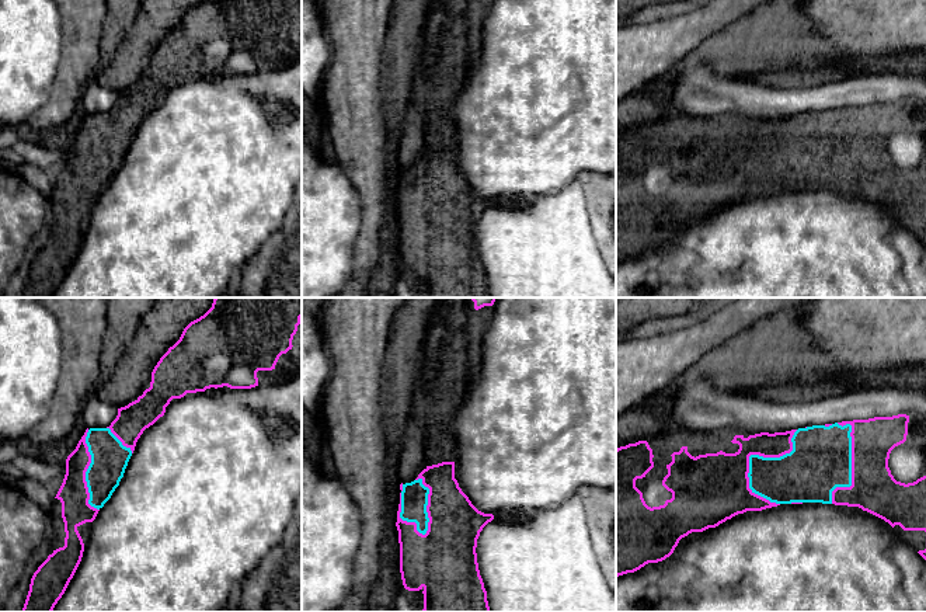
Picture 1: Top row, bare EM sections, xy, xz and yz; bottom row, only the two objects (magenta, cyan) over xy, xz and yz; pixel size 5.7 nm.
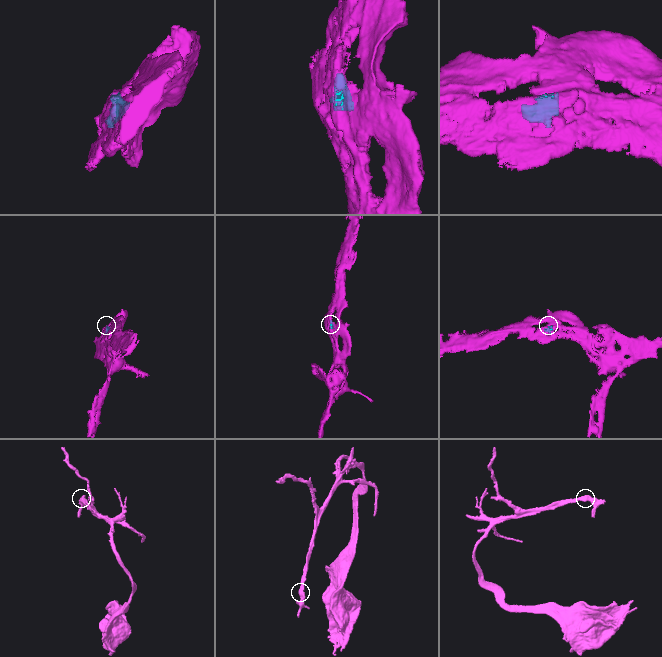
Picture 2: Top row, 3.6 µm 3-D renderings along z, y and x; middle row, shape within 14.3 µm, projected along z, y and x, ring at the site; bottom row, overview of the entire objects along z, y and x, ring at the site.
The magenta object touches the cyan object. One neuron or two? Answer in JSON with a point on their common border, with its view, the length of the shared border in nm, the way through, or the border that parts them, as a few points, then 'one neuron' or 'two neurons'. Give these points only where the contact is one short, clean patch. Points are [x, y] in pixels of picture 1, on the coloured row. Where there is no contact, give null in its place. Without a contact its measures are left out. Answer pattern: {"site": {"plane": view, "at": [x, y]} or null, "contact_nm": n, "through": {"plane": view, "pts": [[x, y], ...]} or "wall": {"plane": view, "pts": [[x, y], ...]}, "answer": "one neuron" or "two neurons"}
{"site": {"plane": "yz", "at": [754, 454]}, "contact_nm": 460, "answer": "one neuron"}

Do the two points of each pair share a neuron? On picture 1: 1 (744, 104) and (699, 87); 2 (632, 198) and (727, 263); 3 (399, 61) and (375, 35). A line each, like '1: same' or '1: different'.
1: same
2: different
3: different

